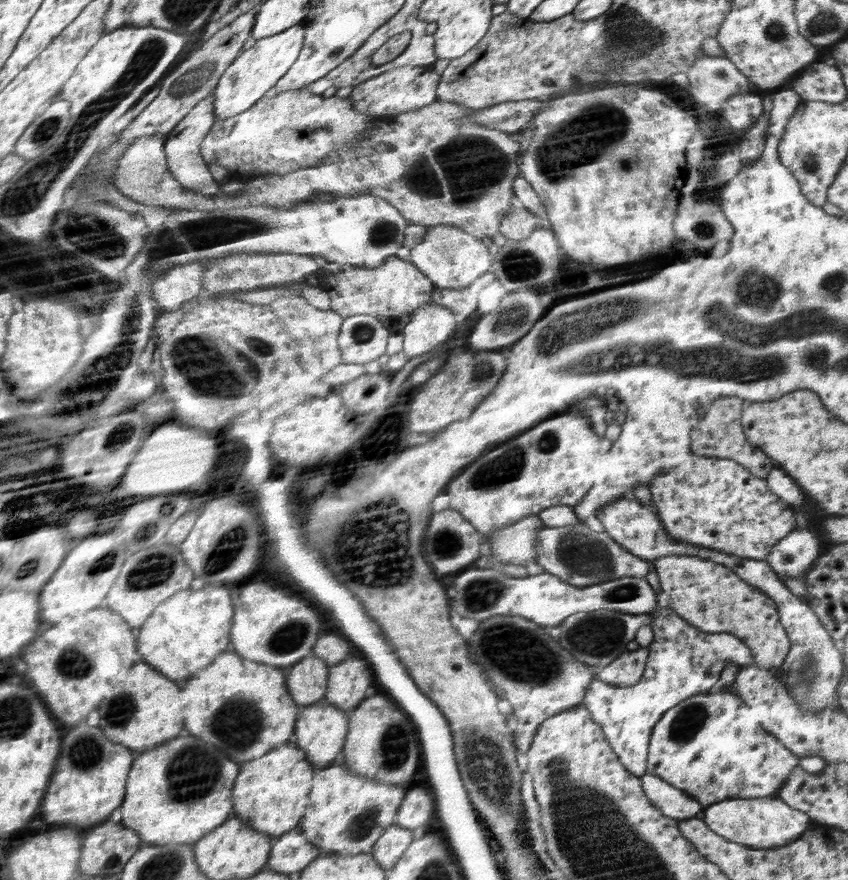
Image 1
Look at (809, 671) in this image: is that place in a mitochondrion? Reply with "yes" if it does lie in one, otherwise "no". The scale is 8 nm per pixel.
yes

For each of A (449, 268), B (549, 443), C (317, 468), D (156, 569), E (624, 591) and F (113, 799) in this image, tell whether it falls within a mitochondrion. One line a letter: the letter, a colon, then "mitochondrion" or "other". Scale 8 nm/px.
A: other
B: mitochondrion
C: other
D: mitochondrion
E: mitochondrion
F: other

